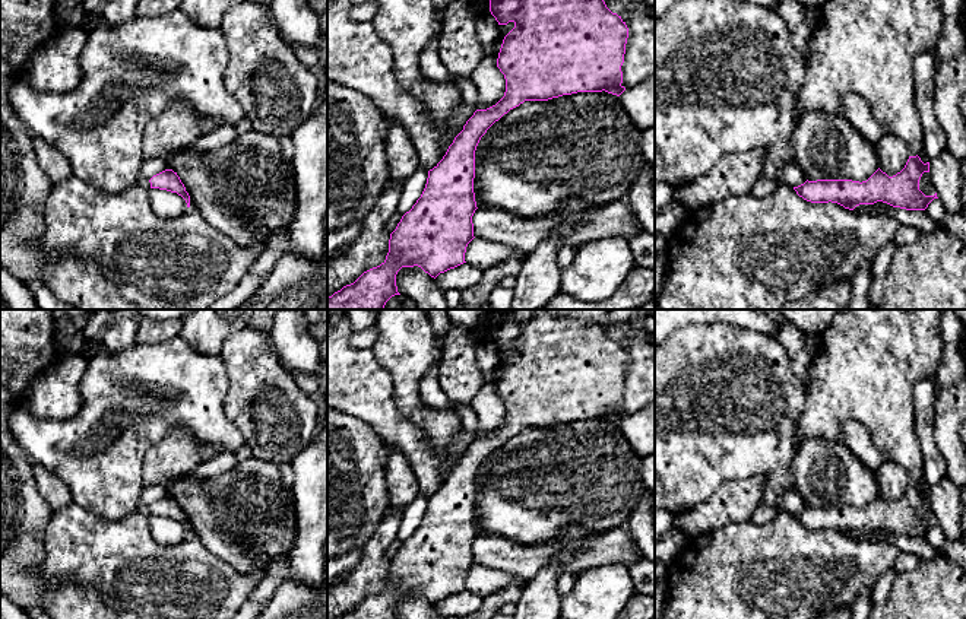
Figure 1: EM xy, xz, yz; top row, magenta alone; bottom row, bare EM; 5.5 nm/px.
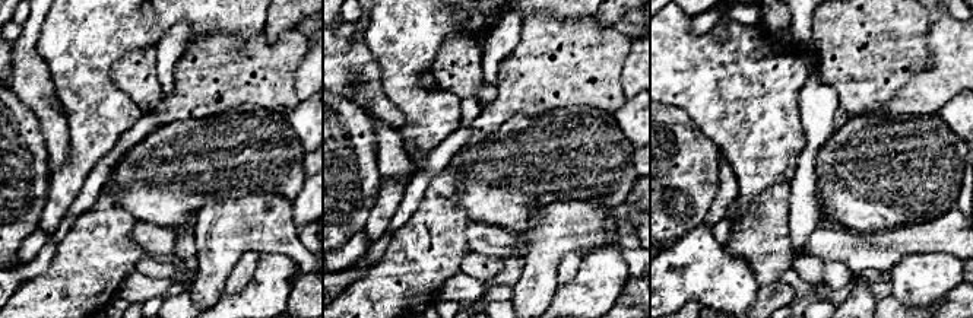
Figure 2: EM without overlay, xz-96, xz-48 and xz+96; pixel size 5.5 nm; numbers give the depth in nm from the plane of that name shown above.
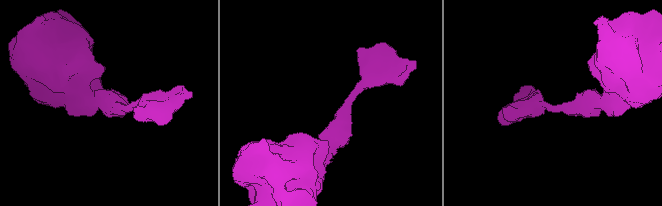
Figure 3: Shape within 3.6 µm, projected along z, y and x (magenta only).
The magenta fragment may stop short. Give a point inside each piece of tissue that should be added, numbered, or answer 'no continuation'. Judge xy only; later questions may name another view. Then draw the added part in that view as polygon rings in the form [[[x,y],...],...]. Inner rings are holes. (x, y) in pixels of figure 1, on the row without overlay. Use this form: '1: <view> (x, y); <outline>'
no continuation

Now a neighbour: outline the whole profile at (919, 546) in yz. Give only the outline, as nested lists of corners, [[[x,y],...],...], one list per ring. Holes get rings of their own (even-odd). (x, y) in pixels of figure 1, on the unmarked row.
[[[877,528],[874,531],[859,531],[852,539],[868,540],[872,543],[887,542],[896,546],[899,552],[915,553],[922,561],[932,561],[935,558],[944,556],[943,547],[931,546],[925,537],[906,537],[893,534],[883,528]]]

